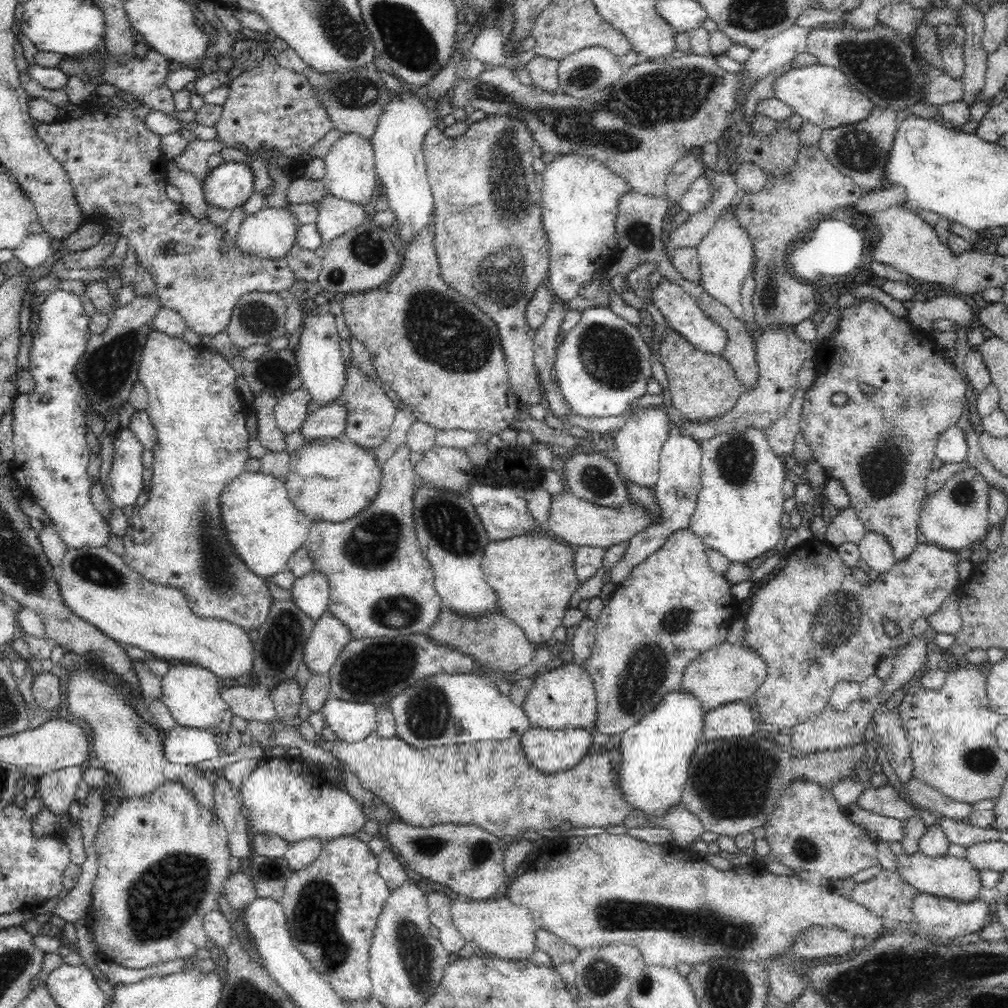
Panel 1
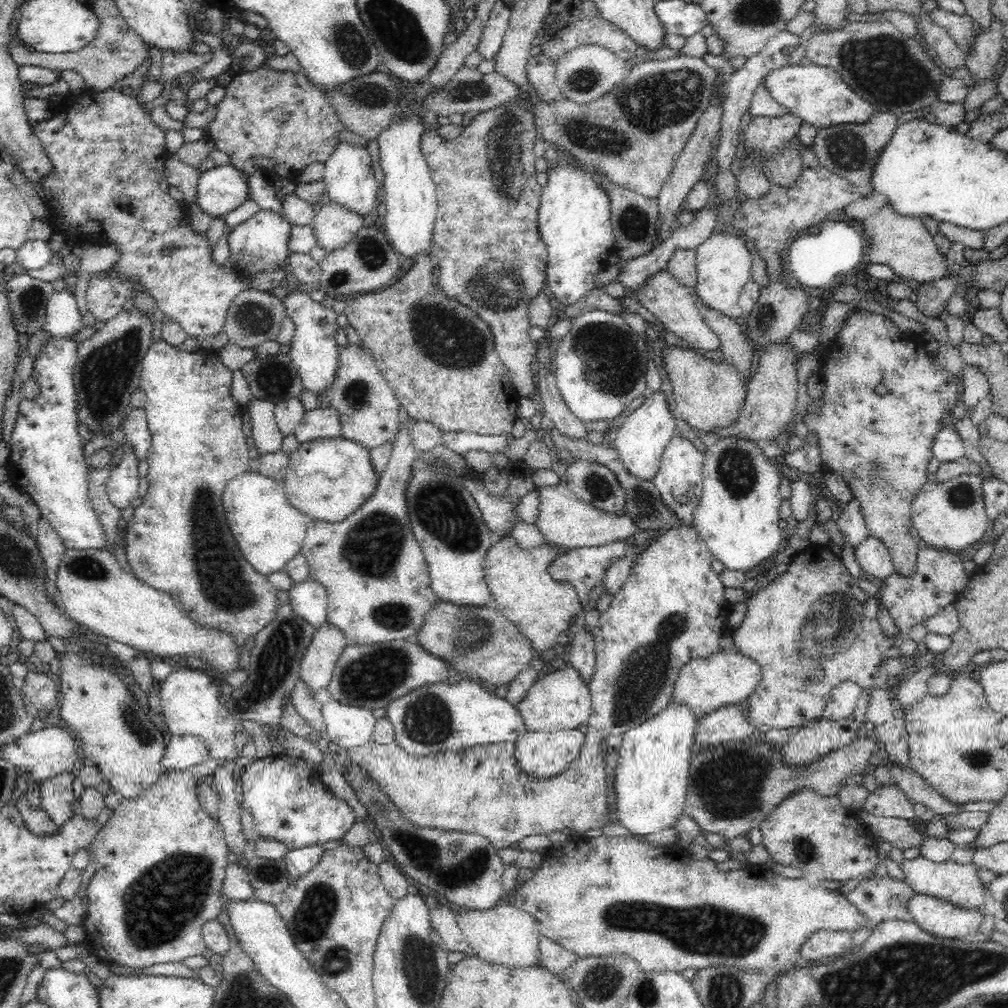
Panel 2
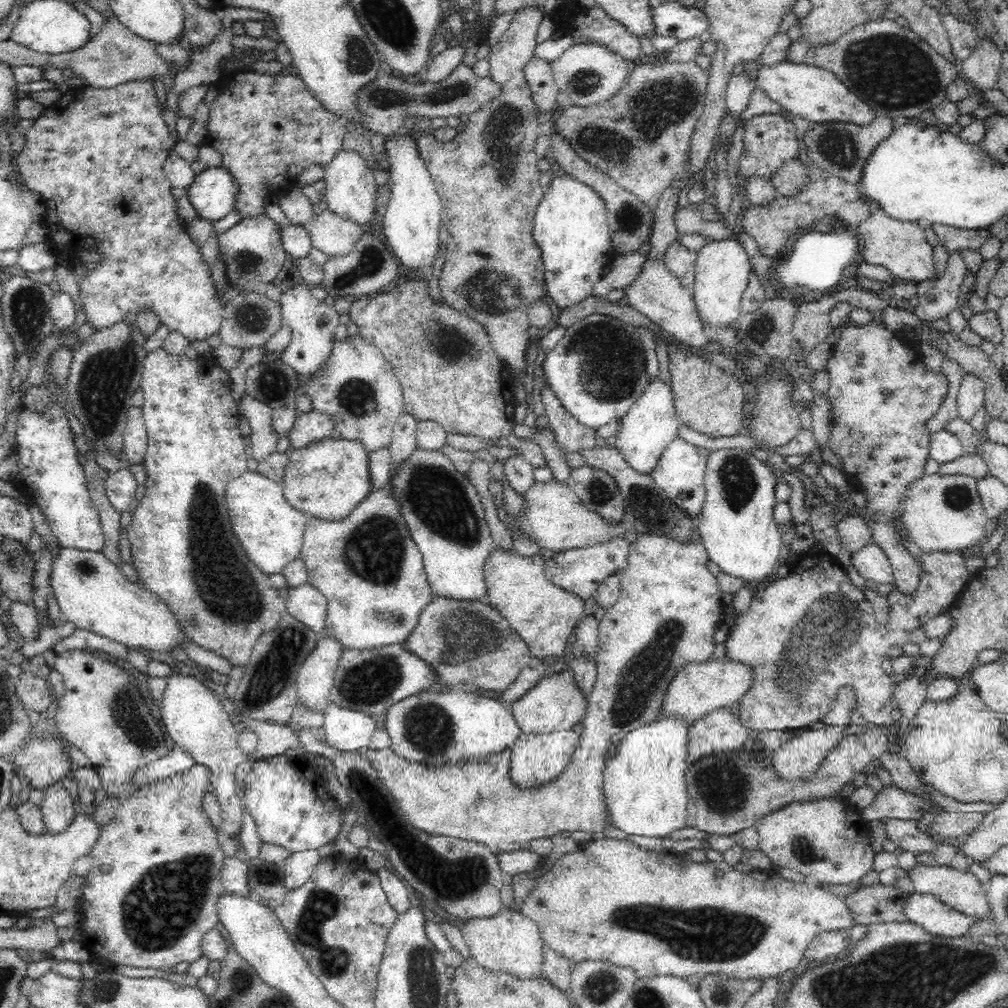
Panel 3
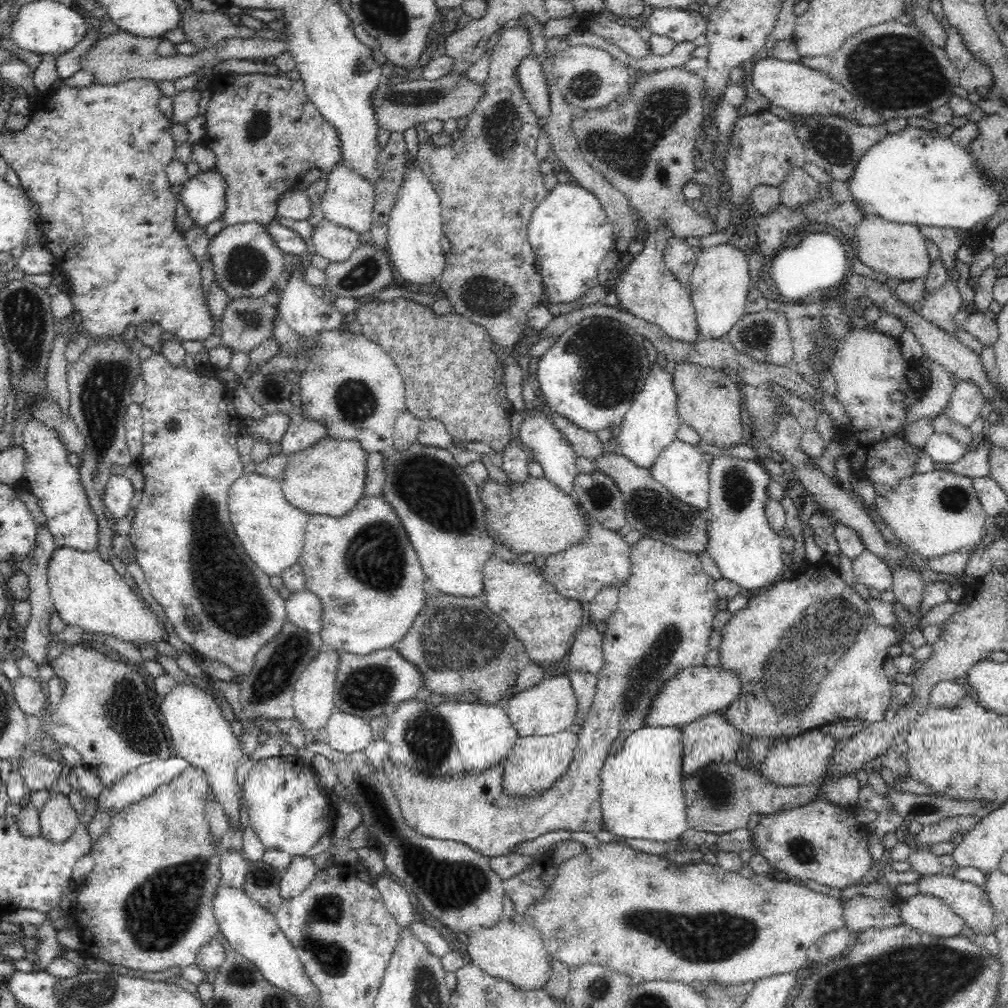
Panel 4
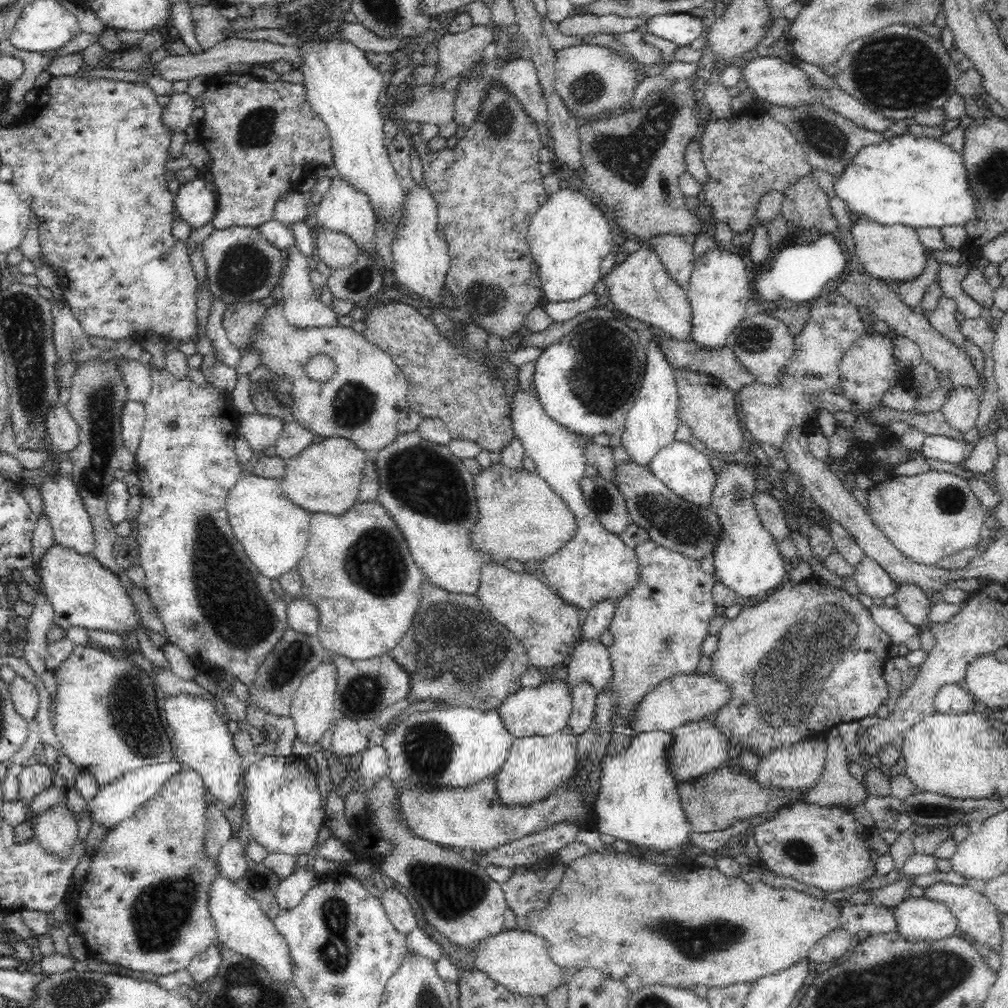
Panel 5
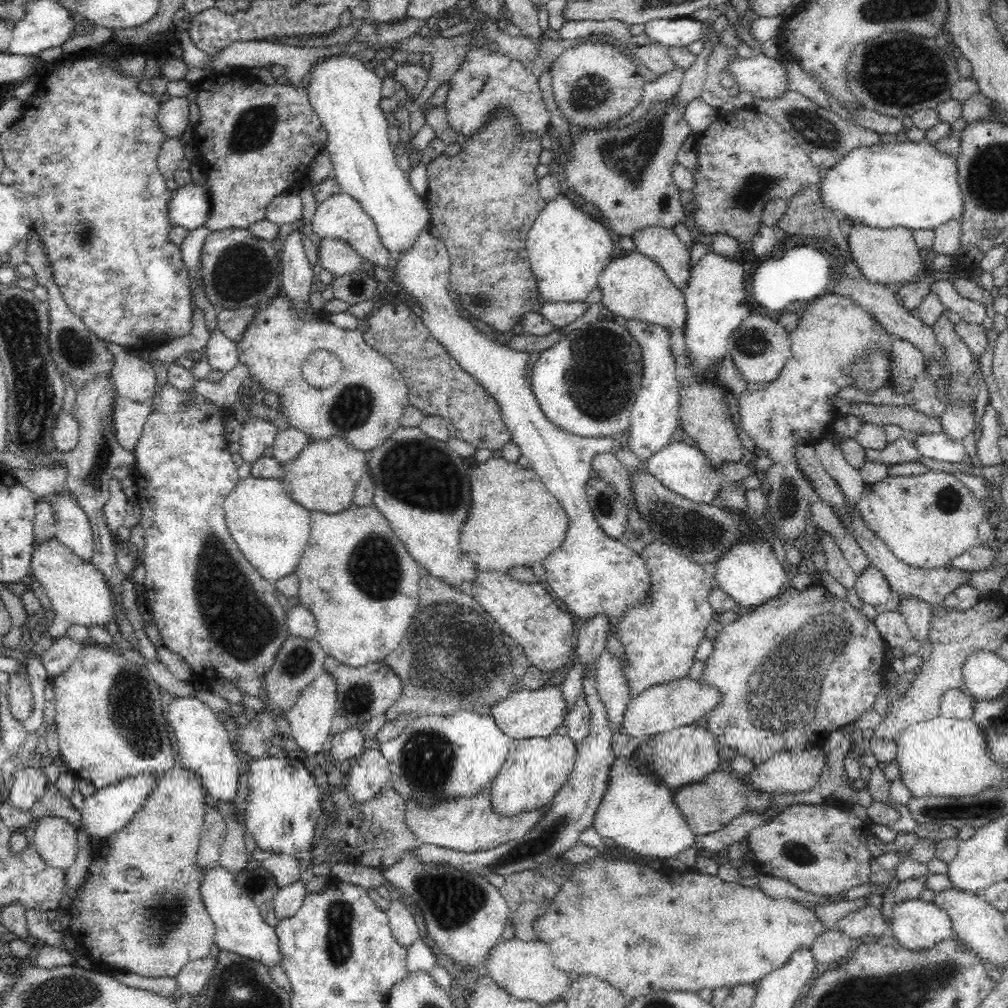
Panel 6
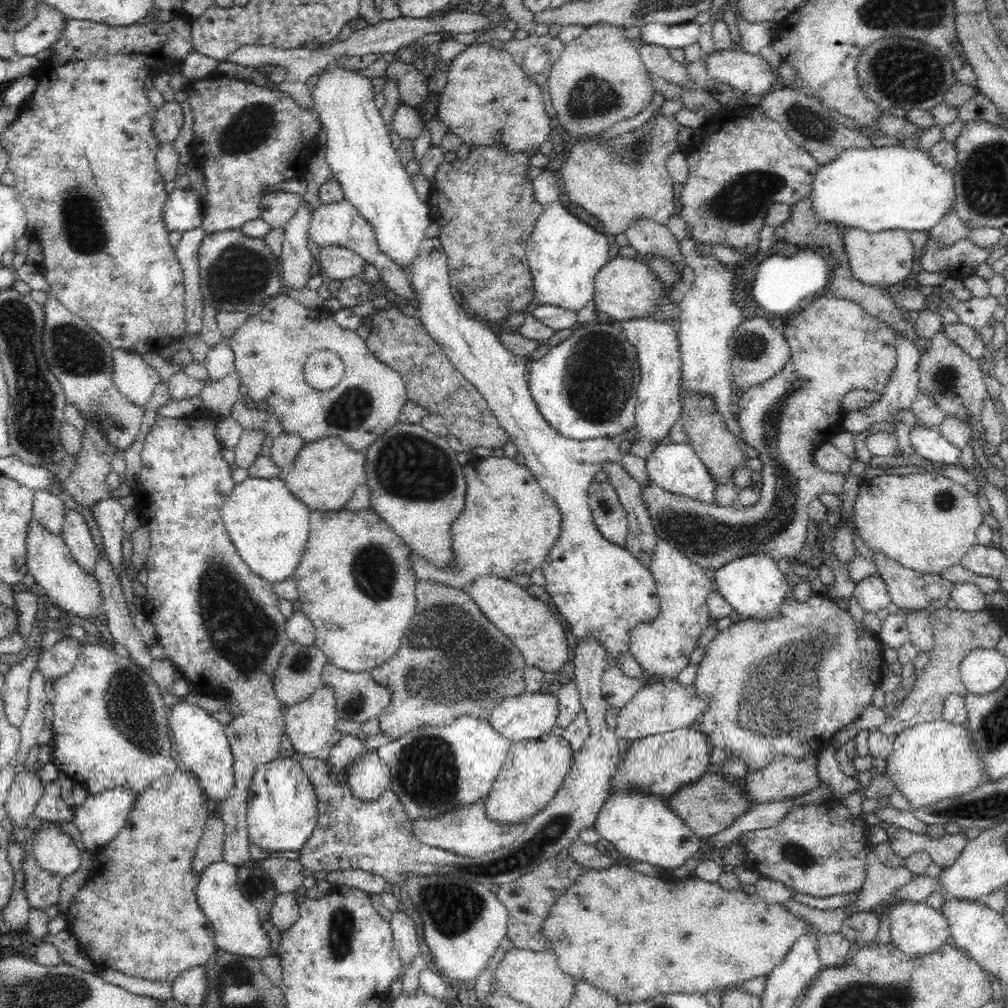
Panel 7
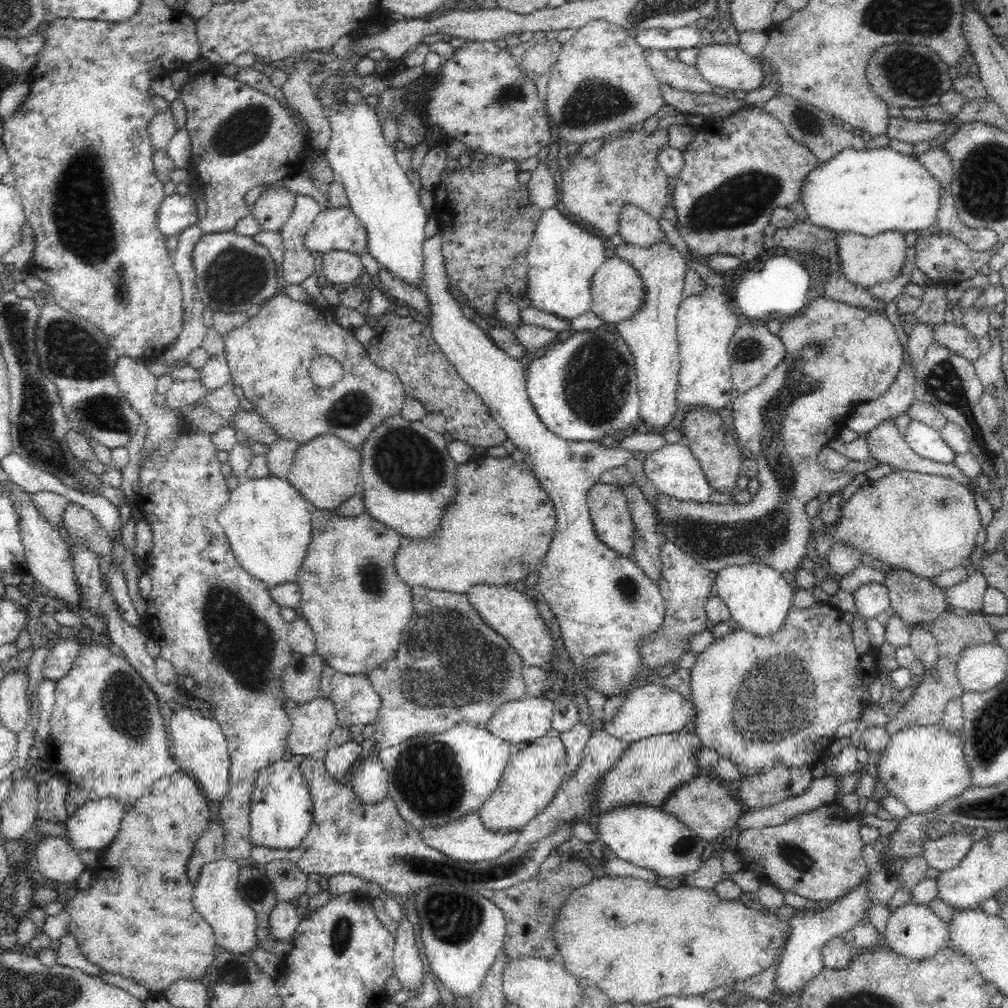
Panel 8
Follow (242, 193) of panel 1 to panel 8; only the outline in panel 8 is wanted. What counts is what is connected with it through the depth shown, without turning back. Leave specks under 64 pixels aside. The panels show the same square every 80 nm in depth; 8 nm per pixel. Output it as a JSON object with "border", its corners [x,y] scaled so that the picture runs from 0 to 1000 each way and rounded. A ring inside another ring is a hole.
{"border":[[[170,192],[164,194],[155,208],[155,225],[166,237],[175,235],[189,223],[196,221],[194,203],[186,192]]]}

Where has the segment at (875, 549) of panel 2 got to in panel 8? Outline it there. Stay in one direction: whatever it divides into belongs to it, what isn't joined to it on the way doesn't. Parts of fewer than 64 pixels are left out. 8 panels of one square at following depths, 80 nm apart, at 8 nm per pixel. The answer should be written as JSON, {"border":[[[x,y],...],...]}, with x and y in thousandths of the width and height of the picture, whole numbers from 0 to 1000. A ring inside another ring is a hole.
{"border":[[[870,577],[853,580],[845,590],[848,605],[859,615],[869,613],[884,601],[880,582]]]}

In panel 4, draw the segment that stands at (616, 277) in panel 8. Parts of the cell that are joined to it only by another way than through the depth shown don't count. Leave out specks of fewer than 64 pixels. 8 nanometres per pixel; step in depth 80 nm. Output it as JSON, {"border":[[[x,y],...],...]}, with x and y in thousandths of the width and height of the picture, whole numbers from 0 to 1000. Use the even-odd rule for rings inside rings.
{"border":[[[653,226],[647,234],[644,234],[638,248],[628,254],[623,265],[617,267],[608,290],[613,295],[613,306],[653,322],[665,335],[677,339],[688,339],[692,336],[692,326],[690,326],[690,311],[686,300],[685,288],[661,267],[657,255],[662,239],[667,236],[667,230],[663,226],[661,228]]]}

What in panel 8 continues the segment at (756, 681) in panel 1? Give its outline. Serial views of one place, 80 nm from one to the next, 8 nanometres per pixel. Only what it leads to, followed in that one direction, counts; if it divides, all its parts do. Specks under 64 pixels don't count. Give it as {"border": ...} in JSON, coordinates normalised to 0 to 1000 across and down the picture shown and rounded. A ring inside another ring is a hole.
{"border":[[[647,676],[643,680],[630,682],[625,690],[619,694],[607,715],[597,716],[597,718],[603,730],[609,730],[622,741],[647,730],[674,726],[688,710],[689,703],[687,695],[679,694],[673,687]]]}

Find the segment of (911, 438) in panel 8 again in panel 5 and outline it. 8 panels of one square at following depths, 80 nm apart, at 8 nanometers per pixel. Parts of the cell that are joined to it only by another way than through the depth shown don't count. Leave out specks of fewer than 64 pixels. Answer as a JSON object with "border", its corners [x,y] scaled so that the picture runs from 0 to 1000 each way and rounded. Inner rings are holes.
{"border":[[[918,432],[913,450],[917,454],[948,460],[956,458],[960,445],[955,438],[937,432]]]}

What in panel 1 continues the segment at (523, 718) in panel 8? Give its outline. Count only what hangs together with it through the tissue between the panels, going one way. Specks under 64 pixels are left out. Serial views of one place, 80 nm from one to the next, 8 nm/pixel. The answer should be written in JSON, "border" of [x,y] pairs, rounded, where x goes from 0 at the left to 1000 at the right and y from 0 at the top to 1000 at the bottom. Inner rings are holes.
{"border":[[[571,658],[559,659],[531,674],[517,702],[527,722],[539,724],[585,722],[590,718],[592,710],[591,688],[587,674],[583,666],[573,662]]]}

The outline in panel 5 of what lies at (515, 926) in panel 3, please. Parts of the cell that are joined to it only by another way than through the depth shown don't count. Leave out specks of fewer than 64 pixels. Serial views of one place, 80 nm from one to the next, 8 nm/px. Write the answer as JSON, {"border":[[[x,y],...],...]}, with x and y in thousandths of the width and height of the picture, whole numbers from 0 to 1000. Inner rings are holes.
{"border":[[[500,922],[474,936],[470,945],[471,960],[510,986],[540,991],[547,982],[560,976],[558,960],[548,954],[542,934],[528,925]]]}

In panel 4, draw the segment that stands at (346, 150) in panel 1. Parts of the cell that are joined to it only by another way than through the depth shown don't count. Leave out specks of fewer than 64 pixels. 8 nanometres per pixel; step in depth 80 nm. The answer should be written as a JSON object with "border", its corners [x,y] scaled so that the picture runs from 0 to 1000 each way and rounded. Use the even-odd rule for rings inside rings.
{"border":[[[337,161],[322,174],[324,176],[324,188],[317,202],[321,218],[325,218],[328,222],[338,226],[345,226],[353,230],[357,236],[364,232],[367,233],[372,200],[371,186],[363,178],[359,178],[355,172],[337,164]]]}

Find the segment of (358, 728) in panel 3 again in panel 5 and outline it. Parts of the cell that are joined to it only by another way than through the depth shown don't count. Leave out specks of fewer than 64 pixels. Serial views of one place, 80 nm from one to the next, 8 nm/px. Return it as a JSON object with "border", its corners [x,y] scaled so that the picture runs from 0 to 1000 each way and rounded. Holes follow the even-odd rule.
{"border":[[[339,711],[329,727],[330,747],[337,752],[358,747],[365,741],[365,730],[361,730],[355,723],[355,718],[351,714]]]}

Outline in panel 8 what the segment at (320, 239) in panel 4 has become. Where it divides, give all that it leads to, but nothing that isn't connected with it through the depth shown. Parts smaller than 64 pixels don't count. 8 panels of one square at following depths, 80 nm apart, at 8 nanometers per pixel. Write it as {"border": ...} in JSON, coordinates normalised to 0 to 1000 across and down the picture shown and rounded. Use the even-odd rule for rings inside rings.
{"border":[[[325,250],[315,255],[320,266],[319,278],[325,278],[331,283],[351,281],[361,272],[360,263],[353,251]]]}

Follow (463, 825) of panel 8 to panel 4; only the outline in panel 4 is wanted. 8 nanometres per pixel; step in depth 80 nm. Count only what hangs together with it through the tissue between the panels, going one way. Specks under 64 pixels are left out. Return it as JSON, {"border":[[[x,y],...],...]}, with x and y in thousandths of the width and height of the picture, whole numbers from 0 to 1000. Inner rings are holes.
{"border":[[[637,533],[632,536],[629,540],[625,541],[625,556],[626,556],[626,566],[627,569],[625,573],[614,583],[614,593],[612,597],[611,605],[600,615],[601,620],[601,630],[598,633],[598,648],[599,648],[599,659],[597,665],[595,666],[593,674],[593,679],[591,680],[591,690],[587,698],[587,704],[581,712],[581,718],[577,721],[577,725],[572,729],[573,738],[571,740],[570,746],[568,747],[567,758],[565,762],[556,774],[552,775],[552,779],[545,782],[543,785],[536,787],[535,789],[530,789],[527,791],[510,791],[500,787],[498,783],[498,768],[501,756],[494,758],[492,762],[486,762],[484,766],[480,768],[464,768],[464,770],[450,770],[450,772],[428,772],[427,770],[422,770],[421,768],[416,768],[415,766],[410,766],[408,762],[396,762],[392,763],[384,752],[381,763],[379,766],[387,773],[389,777],[389,782],[394,792],[396,793],[396,799],[398,800],[398,807],[401,811],[402,816],[413,822],[415,827],[423,831],[429,831],[431,833],[444,833],[445,835],[452,835],[456,837],[462,837],[467,843],[474,845],[476,848],[480,848],[483,851],[489,849],[504,848],[505,844],[508,844],[512,839],[515,839],[518,835],[522,833],[529,833],[534,829],[539,829],[544,825],[549,825],[548,823],[560,823],[560,821],[569,825],[587,825],[591,828],[597,822],[597,807],[595,807],[595,780],[596,780],[596,763],[600,758],[603,750],[606,749],[606,740],[616,726],[627,726],[634,724],[639,721],[639,714],[644,708],[644,701],[647,694],[653,689],[653,685],[659,681],[660,677],[663,677],[668,671],[671,671],[672,667],[679,665],[683,662],[693,662],[698,659],[698,653],[702,649],[702,635],[704,633],[704,628],[706,624],[706,614],[710,609],[710,595],[712,595],[712,590],[708,583],[709,575],[698,567],[696,564],[696,560],[694,559],[694,554],[697,550],[683,550],[681,548],[675,548],[663,541],[657,539],[653,536],[647,535],[647,533]]]}

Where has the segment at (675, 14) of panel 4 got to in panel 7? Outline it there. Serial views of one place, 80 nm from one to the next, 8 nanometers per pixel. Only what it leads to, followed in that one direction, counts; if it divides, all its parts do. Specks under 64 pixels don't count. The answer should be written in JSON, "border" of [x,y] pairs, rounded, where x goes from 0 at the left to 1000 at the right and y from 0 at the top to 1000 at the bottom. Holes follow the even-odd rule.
{"border":[[[689,21],[672,26],[643,24],[638,27],[633,42],[636,45],[651,45],[659,48],[679,49],[693,42],[695,26]]]}

